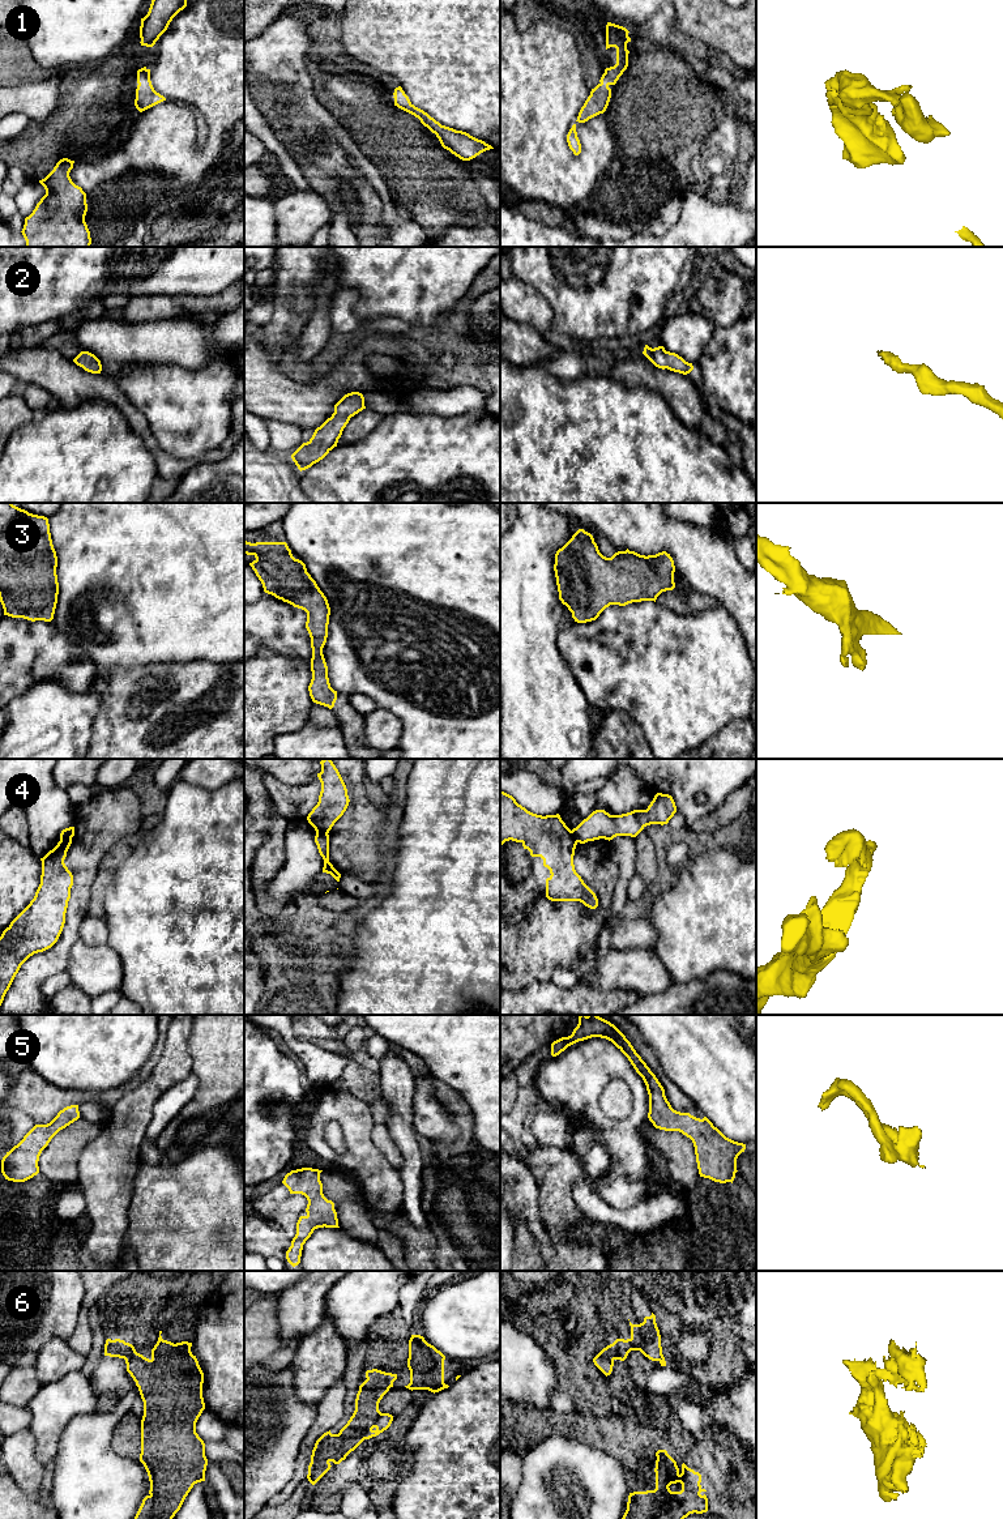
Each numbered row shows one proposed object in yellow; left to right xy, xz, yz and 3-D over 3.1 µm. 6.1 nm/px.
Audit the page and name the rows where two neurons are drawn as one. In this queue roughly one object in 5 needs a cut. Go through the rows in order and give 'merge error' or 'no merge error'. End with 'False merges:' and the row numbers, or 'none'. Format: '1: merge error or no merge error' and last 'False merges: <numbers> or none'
1: no merge error
2: no merge error
3: no merge error
4: merge error
5: no merge error
6: no merge error
False merges: 4

